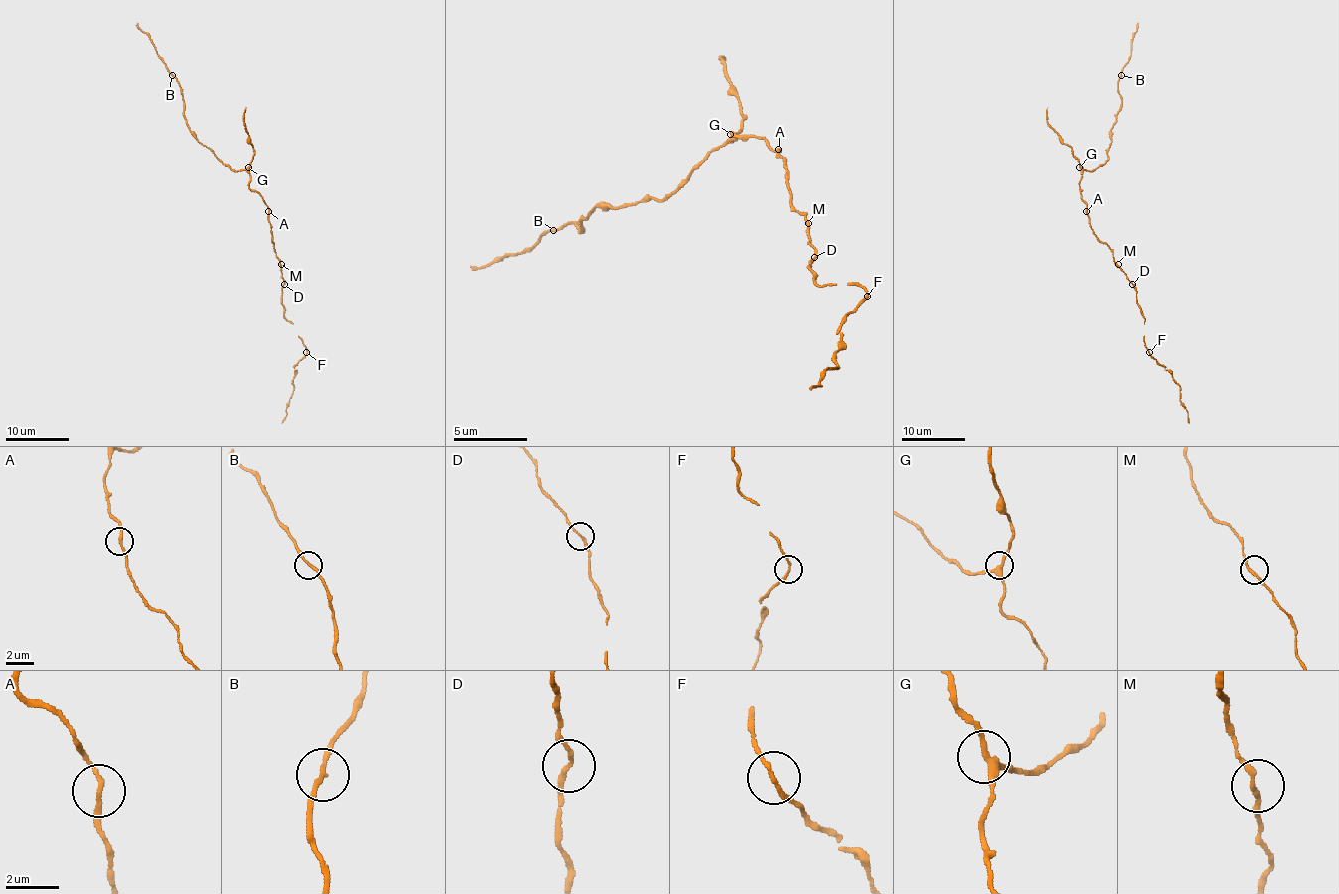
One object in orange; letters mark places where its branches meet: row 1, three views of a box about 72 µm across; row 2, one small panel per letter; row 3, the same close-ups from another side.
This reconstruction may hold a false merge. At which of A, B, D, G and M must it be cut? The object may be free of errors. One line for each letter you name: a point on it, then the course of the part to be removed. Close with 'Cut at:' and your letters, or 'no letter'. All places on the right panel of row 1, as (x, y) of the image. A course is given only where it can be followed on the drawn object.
Cut at: no letter

